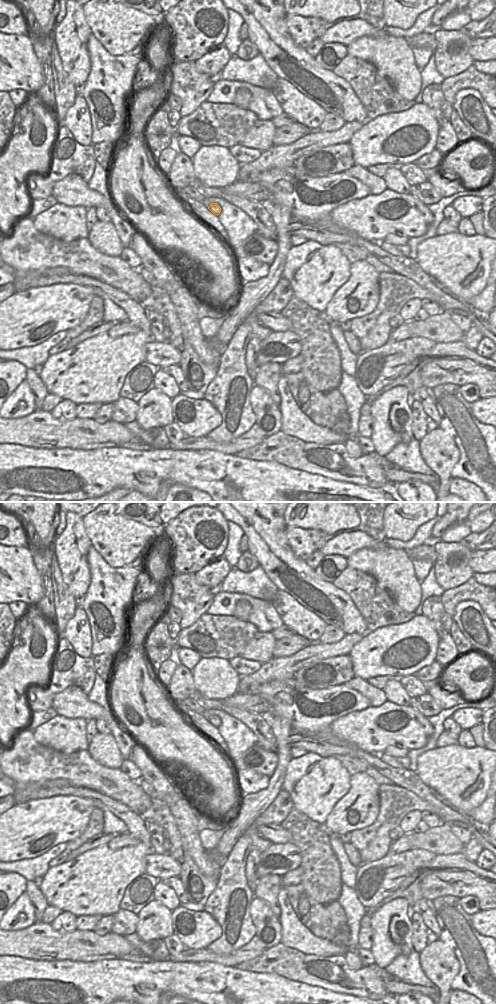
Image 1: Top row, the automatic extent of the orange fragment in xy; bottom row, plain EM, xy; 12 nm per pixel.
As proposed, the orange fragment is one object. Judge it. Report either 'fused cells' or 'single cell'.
single cell

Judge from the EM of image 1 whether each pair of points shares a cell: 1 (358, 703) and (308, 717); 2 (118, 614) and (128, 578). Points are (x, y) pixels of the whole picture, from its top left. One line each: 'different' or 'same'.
1: same
2: same

